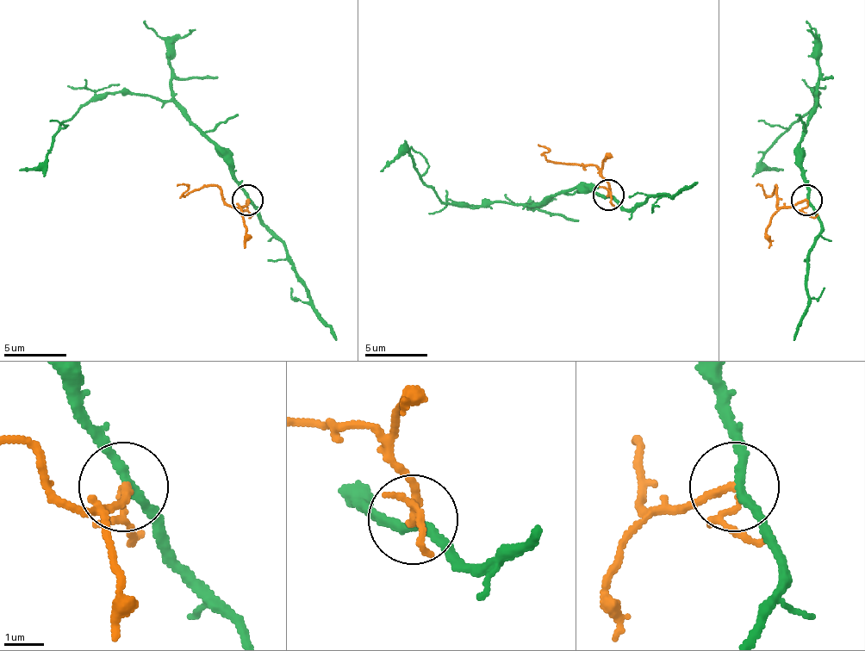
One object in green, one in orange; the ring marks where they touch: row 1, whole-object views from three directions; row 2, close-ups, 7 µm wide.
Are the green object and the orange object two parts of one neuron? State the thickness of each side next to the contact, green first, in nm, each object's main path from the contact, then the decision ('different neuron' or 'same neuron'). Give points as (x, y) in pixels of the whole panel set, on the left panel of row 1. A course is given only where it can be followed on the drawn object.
220/130 nm | green via (248, 199), (233, 162), (173, 102), (129, 93), (101, 93), (85, 102), (60, 127), (35, 168), (20, 171) | orange via (248, 199), (245, 206), (233, 206), (216, 187), (191, 189), (185, 196), (185, 187), (176, 187) | different neuron

